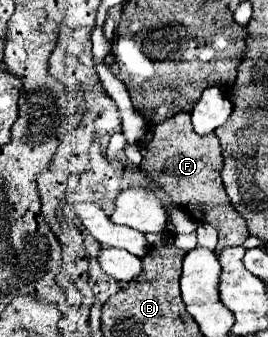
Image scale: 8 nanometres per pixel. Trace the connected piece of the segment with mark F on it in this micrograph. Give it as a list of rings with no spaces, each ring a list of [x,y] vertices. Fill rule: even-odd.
[[[178,112],[170,120],[150,126],[144,138],[144,148],[142,142],[138,144],[138,148],[142,152],[140,168],[148,174],[148,178],[156,180],[172,196],[172,200],[182,204],[182,208],[198,224],[212,224],[218,230],[216,252],[228,246],[238,246],[248,238],[246,222],[234,210],[222,186],[222,178],[220,178],[222,154],[220,154],[220,142],[216,134],[198,136],[192,128],[190,114]]]

